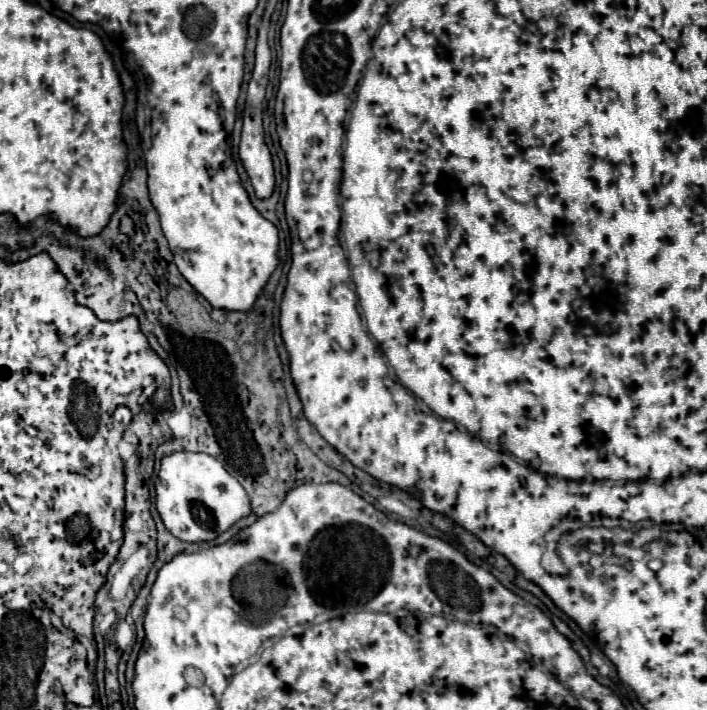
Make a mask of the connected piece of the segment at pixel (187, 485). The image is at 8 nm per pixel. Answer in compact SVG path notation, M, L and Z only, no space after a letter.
M174 452L162 460L158 482L156 486L156 510L164 522L164 526L180 540L184 542L208 542L226 532L230 526L234 526L240 518L250 516L250 498L246 490L240 486L240 482L226 472L226 468L208 454L196 454L196 452Z

